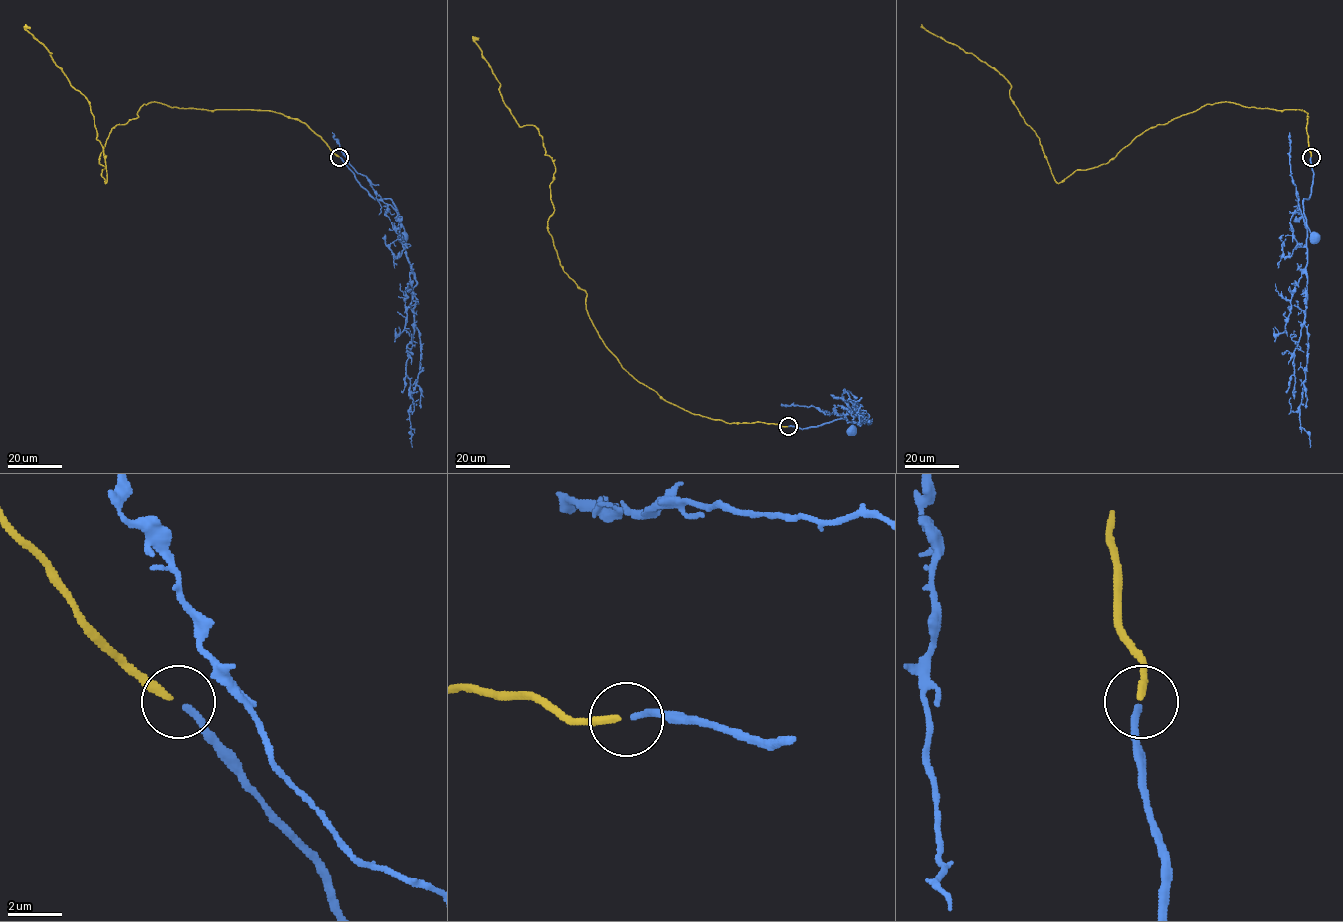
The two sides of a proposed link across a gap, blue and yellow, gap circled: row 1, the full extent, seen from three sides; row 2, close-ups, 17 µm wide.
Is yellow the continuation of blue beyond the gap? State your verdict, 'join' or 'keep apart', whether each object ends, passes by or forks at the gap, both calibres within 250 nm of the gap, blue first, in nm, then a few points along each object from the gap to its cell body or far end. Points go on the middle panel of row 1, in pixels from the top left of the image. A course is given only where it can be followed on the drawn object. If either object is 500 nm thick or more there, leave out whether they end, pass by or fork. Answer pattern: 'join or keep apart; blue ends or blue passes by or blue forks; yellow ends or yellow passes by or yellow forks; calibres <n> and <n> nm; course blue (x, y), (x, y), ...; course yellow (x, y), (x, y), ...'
join; blue ends; yellow ends; calibres 240 and 280 nm; course blue (789, 426), (817, 427), (841, 418), (853, 425), (851, 431); course yellow (787, 426), (693, 414), (622, 368), (548, 230), (552, 160), (538, 129), (519, 125), (472, 36)

